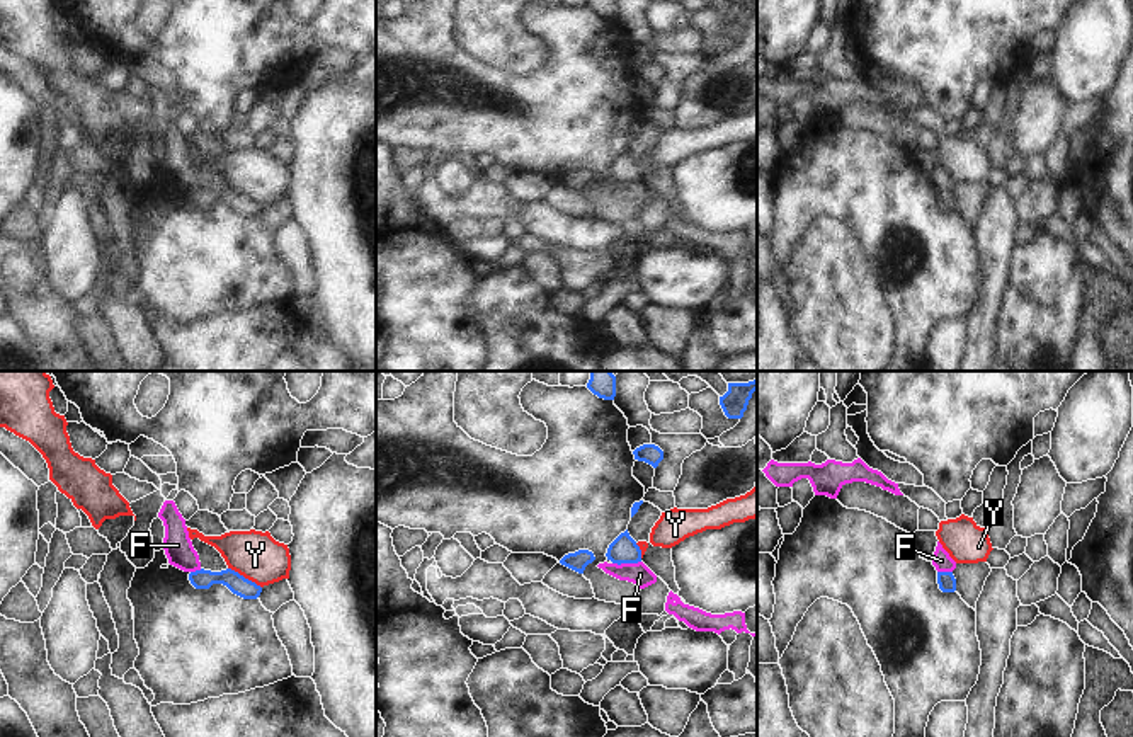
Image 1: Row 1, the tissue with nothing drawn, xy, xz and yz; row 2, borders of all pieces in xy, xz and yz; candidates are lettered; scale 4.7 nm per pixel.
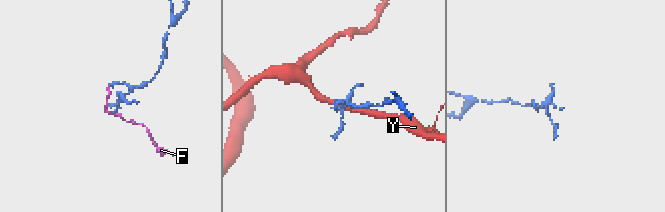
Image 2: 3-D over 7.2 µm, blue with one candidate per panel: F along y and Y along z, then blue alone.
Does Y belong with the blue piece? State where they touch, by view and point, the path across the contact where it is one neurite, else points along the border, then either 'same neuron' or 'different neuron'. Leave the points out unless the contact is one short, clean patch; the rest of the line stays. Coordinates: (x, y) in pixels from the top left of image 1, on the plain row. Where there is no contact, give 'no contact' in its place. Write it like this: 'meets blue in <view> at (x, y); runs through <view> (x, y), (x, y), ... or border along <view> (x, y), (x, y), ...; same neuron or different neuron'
meets blue in xy at (244, 196); border along xy (228, 186), (261, 206); different neuron

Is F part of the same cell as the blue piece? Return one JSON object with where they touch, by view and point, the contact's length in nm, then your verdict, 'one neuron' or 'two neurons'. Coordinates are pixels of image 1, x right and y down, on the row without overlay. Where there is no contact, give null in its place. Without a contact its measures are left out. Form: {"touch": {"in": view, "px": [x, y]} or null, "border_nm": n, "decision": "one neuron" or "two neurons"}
{"touch": {"in": "xz", "px": [626, 181]}, "border_nm": 140, "decision": "two neurons"}

